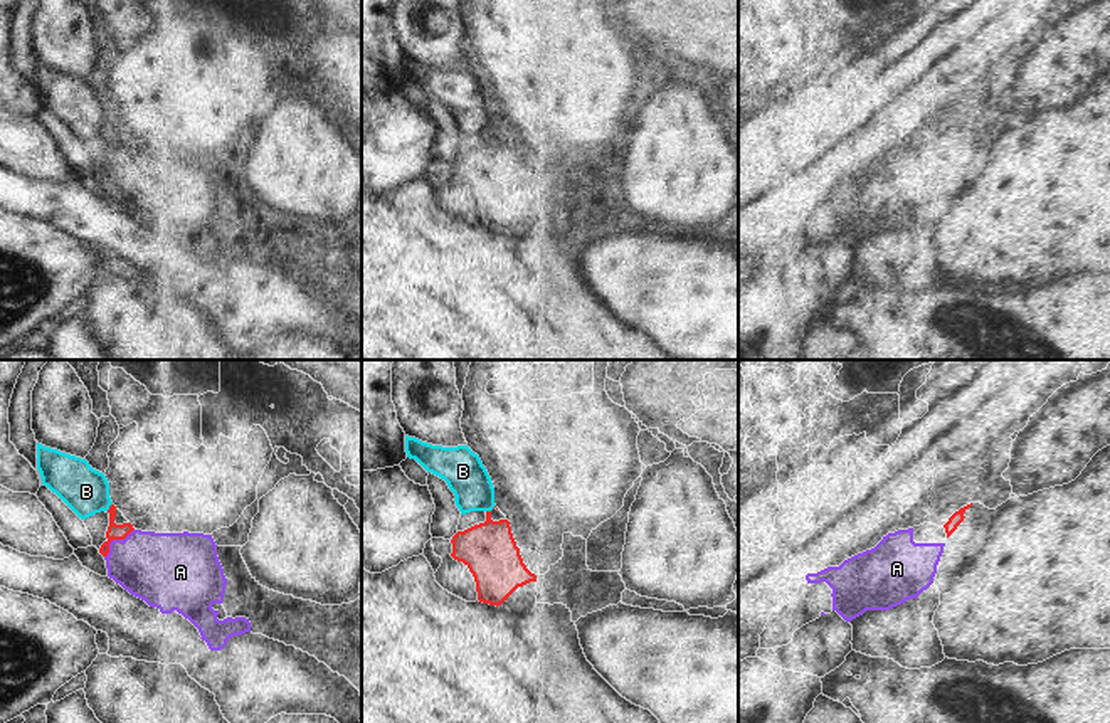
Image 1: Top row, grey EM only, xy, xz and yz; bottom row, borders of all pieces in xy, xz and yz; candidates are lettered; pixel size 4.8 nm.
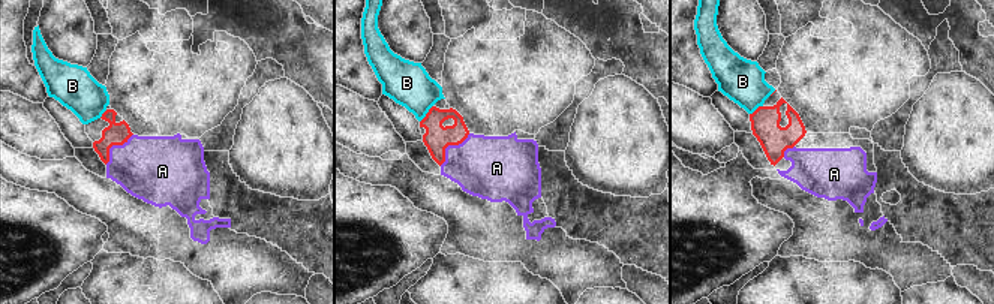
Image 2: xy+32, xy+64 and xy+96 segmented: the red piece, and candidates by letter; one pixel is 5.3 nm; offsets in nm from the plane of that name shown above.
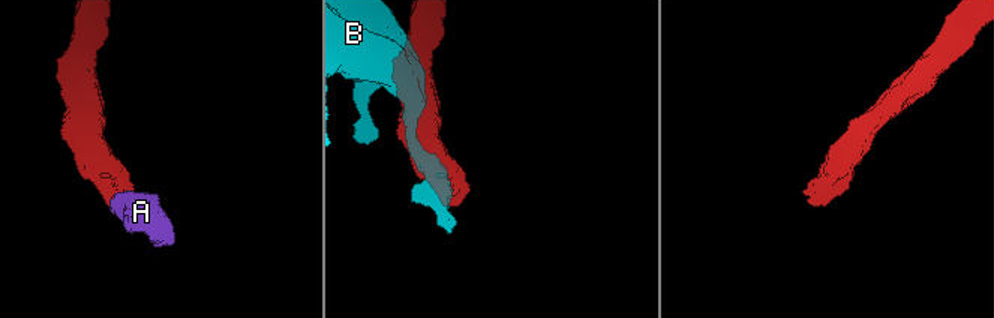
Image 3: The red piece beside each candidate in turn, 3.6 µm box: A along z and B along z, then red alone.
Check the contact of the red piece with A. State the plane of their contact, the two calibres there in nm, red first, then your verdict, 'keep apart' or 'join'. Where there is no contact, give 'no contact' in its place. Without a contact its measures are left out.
meets red in xy; 80 nm thick on the red side, 340 nm on the other; join

